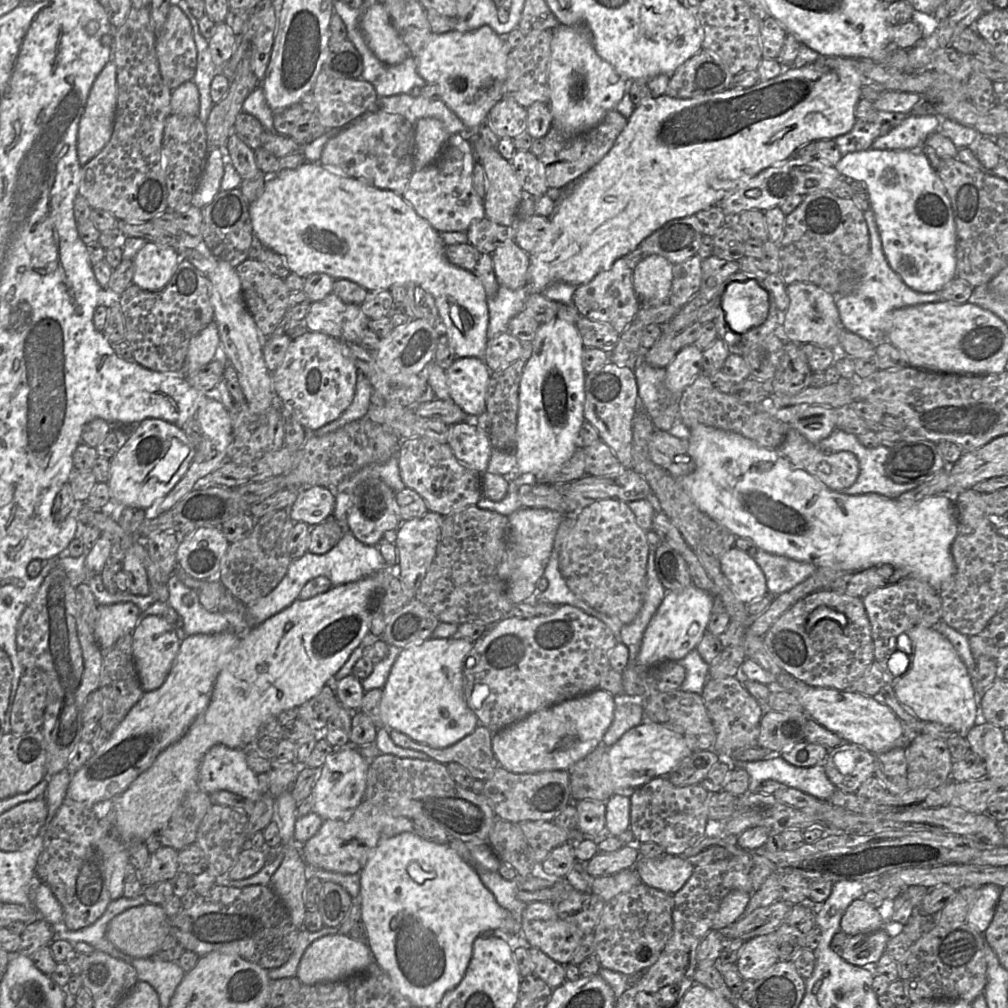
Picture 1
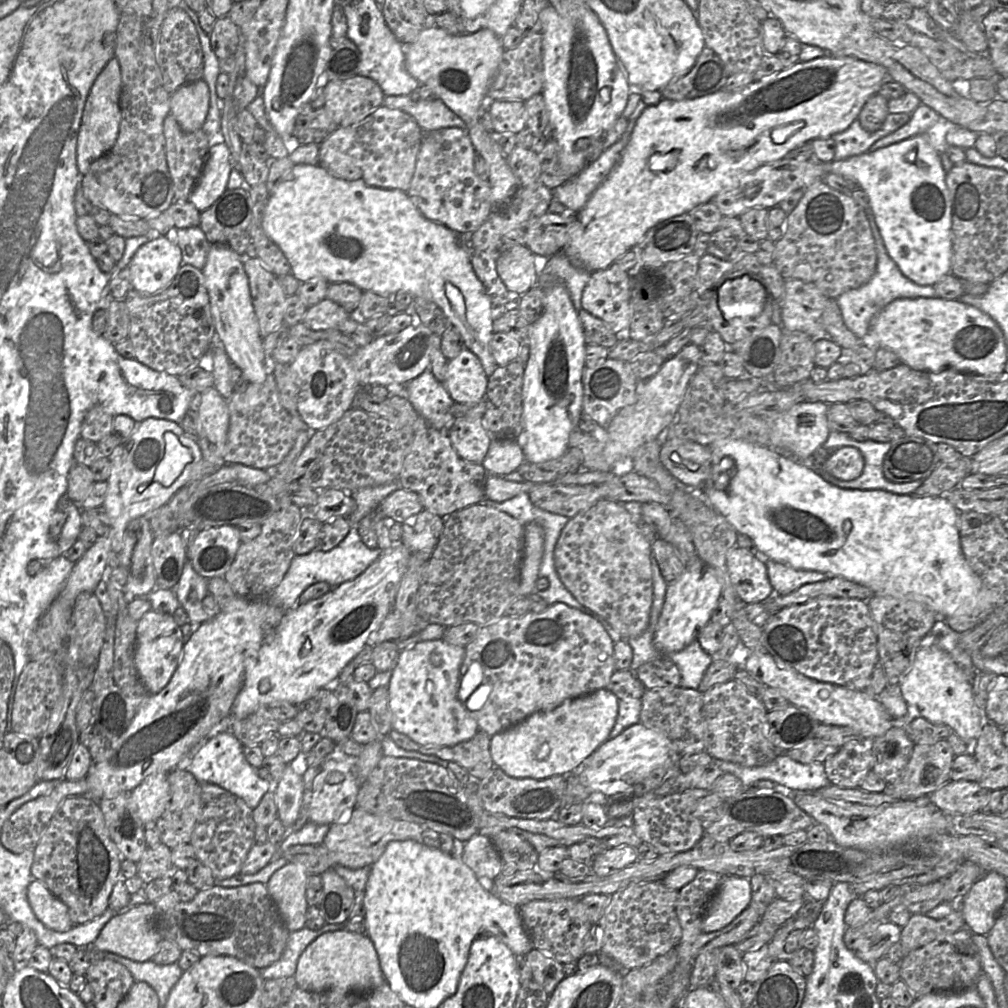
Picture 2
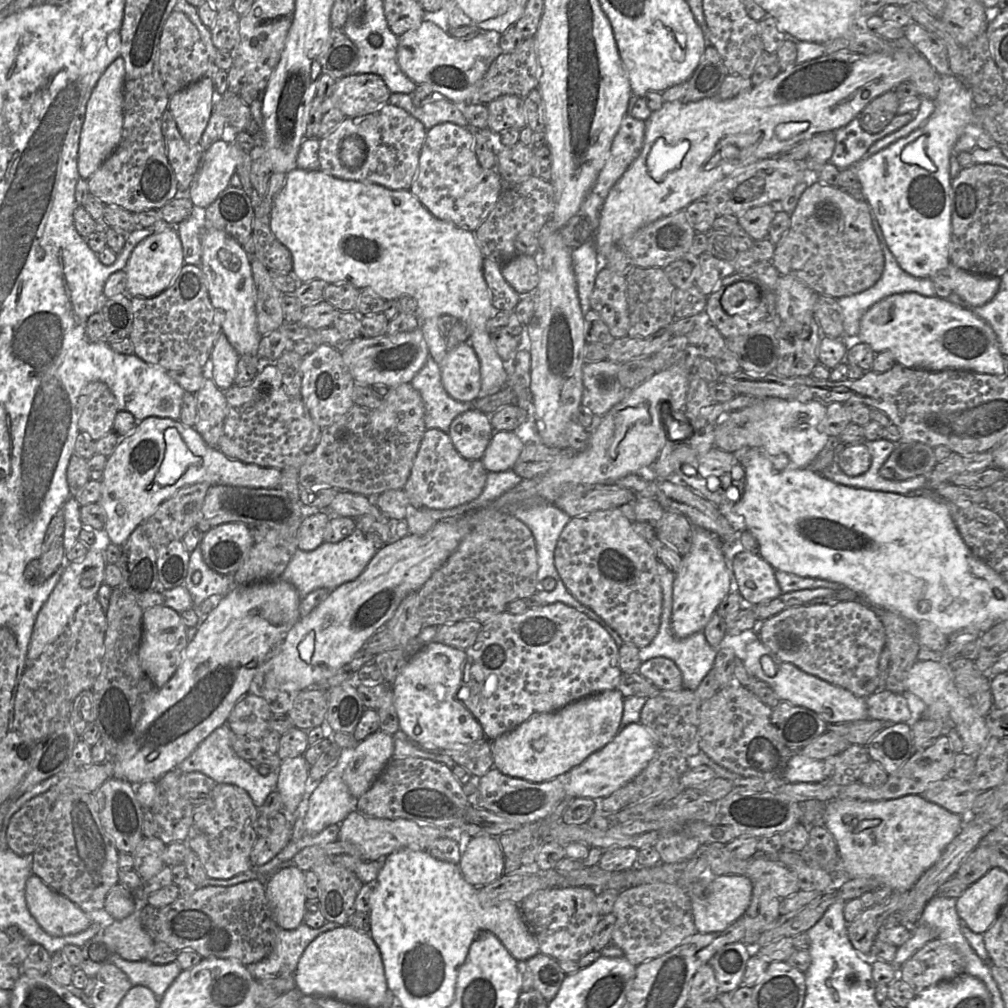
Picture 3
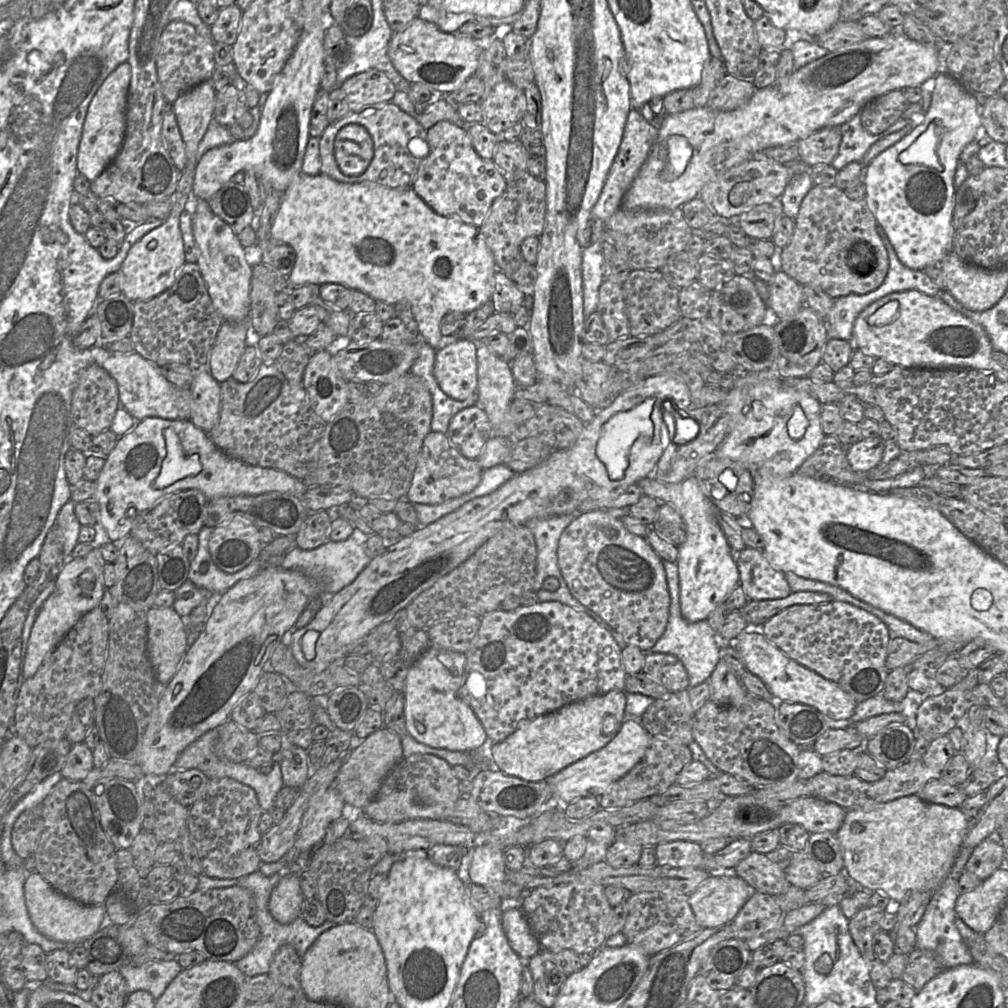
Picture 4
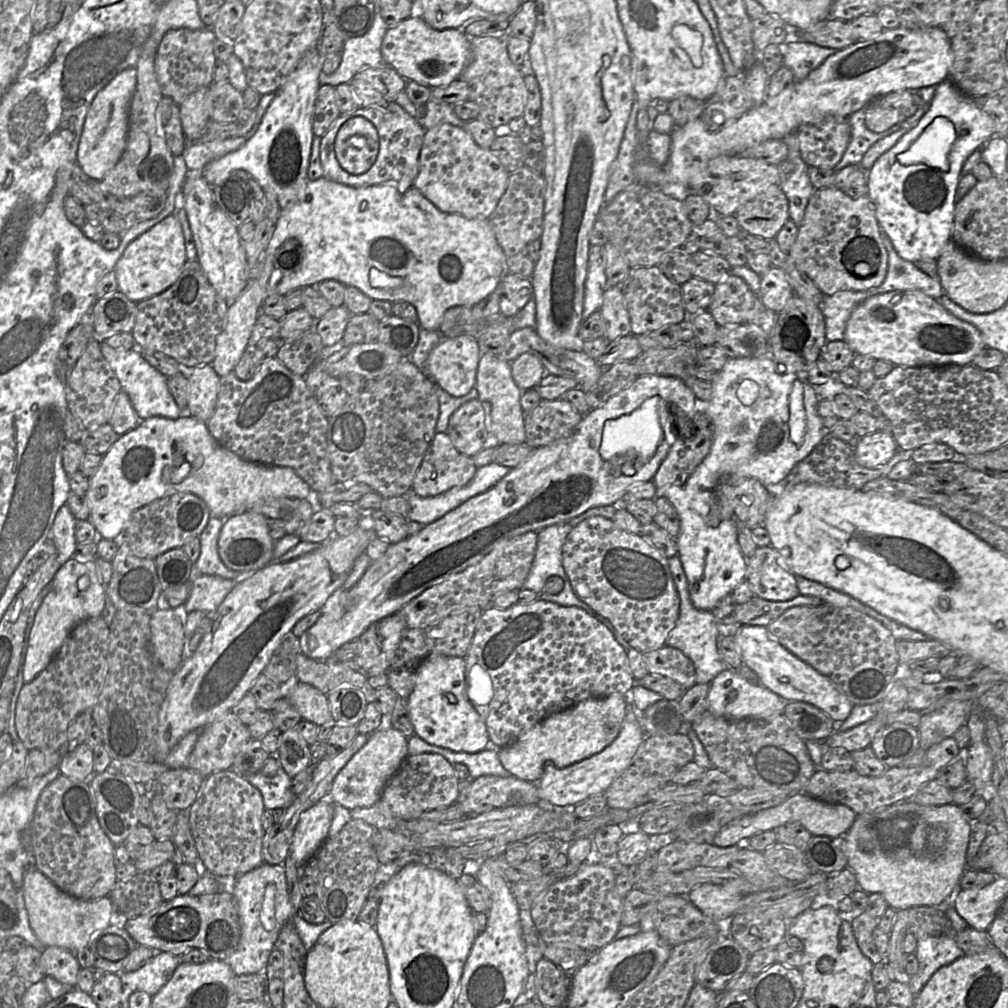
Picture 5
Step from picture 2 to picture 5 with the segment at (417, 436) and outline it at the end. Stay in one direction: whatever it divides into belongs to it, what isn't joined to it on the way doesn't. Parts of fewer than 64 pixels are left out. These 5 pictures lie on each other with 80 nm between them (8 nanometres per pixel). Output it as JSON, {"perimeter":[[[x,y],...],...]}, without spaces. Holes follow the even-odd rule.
{"perimeter":[[[446,432],[436,433],[416,472],[411,489],[421,497],[432,497],[455,486],[466,485],[475,475],[473,459],[460,453]]]}

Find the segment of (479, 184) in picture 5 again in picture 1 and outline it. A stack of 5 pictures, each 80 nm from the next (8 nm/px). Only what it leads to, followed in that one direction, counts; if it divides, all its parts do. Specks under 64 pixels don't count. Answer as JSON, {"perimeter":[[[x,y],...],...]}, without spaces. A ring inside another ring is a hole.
{"perimeter":[[[452,134],[435,163],[414,170],[402,197],[439,233],[466,231],[474,221],[486,217],[484,198],[473,187],[475,162],[476,155],[467,135]]]}

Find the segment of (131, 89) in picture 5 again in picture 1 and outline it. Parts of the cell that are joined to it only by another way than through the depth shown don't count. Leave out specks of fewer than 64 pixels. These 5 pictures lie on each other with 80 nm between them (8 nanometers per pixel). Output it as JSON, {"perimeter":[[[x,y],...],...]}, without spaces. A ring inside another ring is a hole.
{"perimeter":[[[113,60],[107,62],[90,89],[85,109],[78,125],[77,154],[81,166],[95,157],[111,138],[117,107],[117,67]]]}

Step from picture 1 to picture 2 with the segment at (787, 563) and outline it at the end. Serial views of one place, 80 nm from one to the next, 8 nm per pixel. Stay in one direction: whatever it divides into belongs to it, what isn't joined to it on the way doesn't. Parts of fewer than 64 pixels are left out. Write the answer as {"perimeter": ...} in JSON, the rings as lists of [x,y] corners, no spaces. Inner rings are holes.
{"perimeter":[[[766,559],[765,564],[774,595],[786,595],[805,584],[819,582],[831,577],[831,575],[818,571],[794,569],[771,559]]]}

